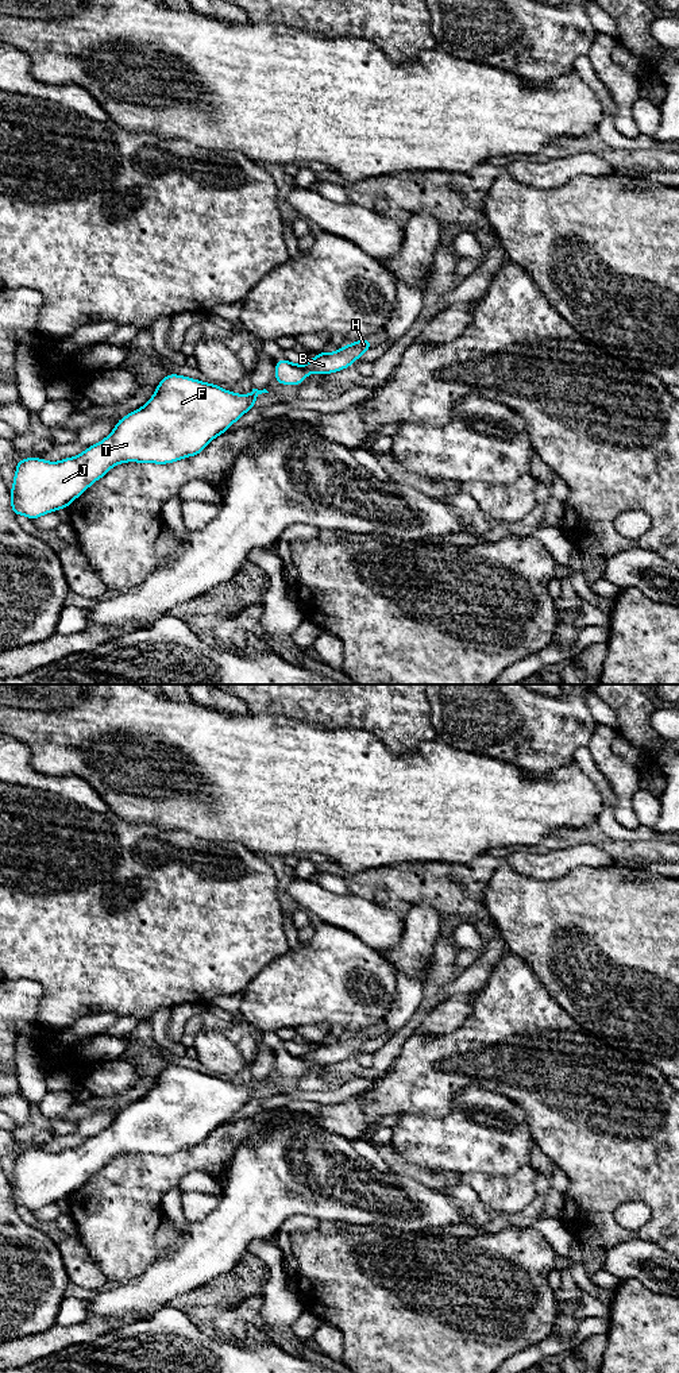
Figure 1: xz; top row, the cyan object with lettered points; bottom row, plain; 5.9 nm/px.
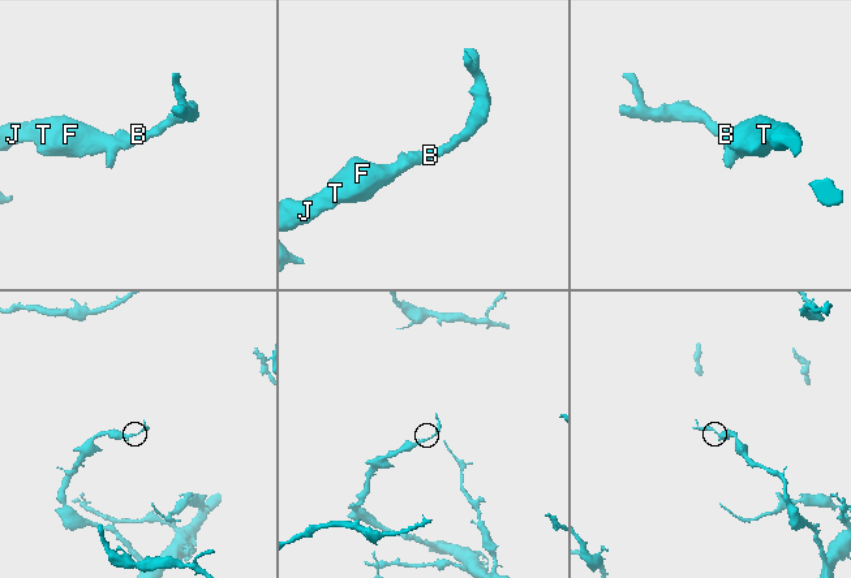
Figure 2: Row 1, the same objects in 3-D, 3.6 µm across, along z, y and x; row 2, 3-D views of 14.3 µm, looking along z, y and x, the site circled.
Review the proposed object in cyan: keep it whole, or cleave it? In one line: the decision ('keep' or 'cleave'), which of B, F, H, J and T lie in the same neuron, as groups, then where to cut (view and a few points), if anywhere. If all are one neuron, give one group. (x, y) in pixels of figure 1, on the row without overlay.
keep; B F H J T; no cut

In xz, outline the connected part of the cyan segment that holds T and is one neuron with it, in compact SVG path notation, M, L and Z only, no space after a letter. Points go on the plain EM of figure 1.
M169 1065L161 1071L154 1087L142 1099L126 1106L105 1130L77 1148L58 1153L42 1149L20 1150L12 1170L13 1179L9 1180L12 1203L15 1207L23 1206L34 1212L58 1200L67 1200L116 1156L127 1153L167 1156L198 1146L215 1129L227 1123L254 1099L256 1088L262 1084L269 1083L252 1080L250 1085L238 1085L216 1075Z

